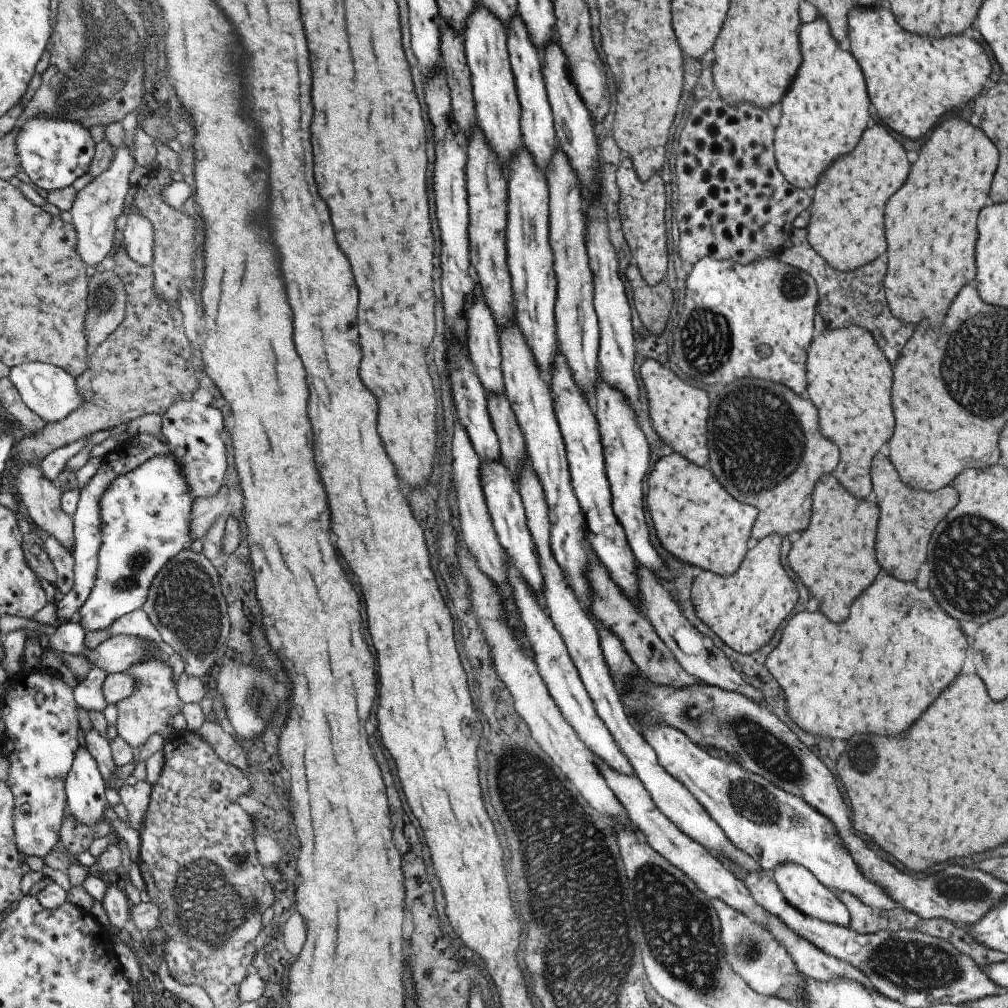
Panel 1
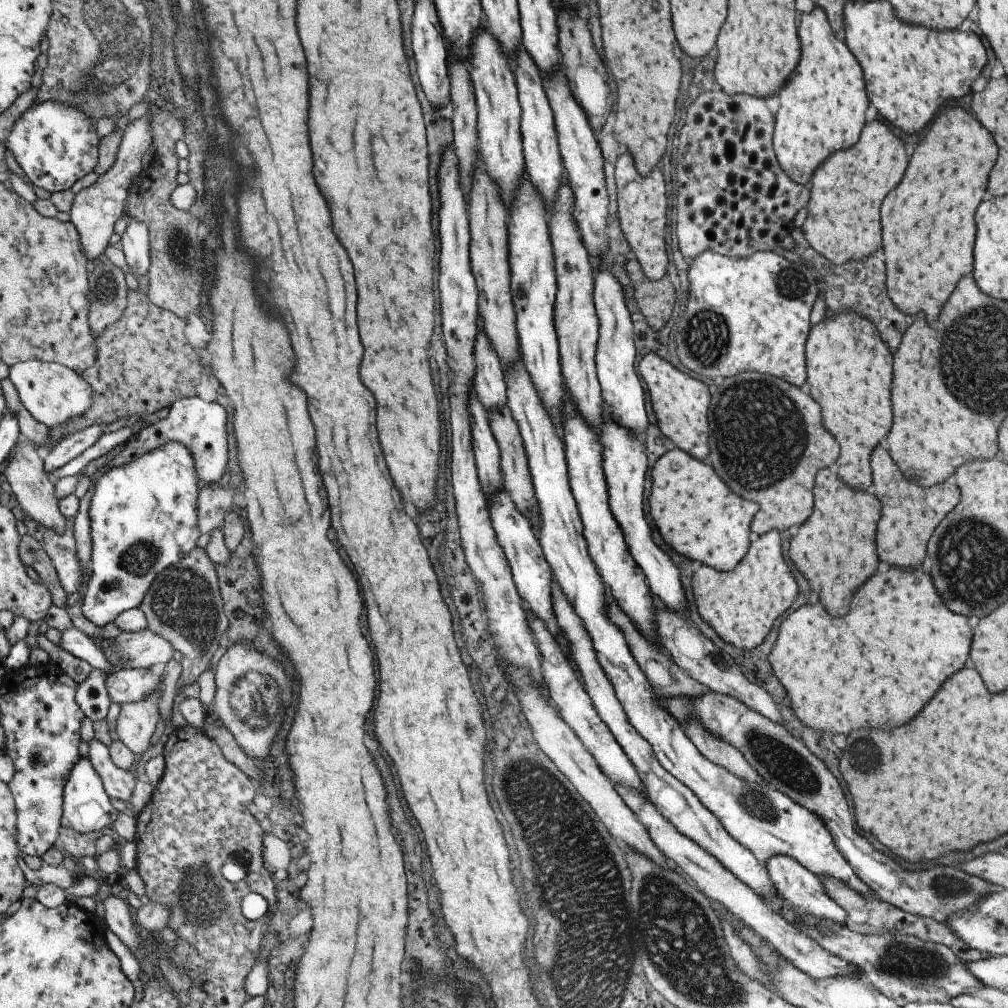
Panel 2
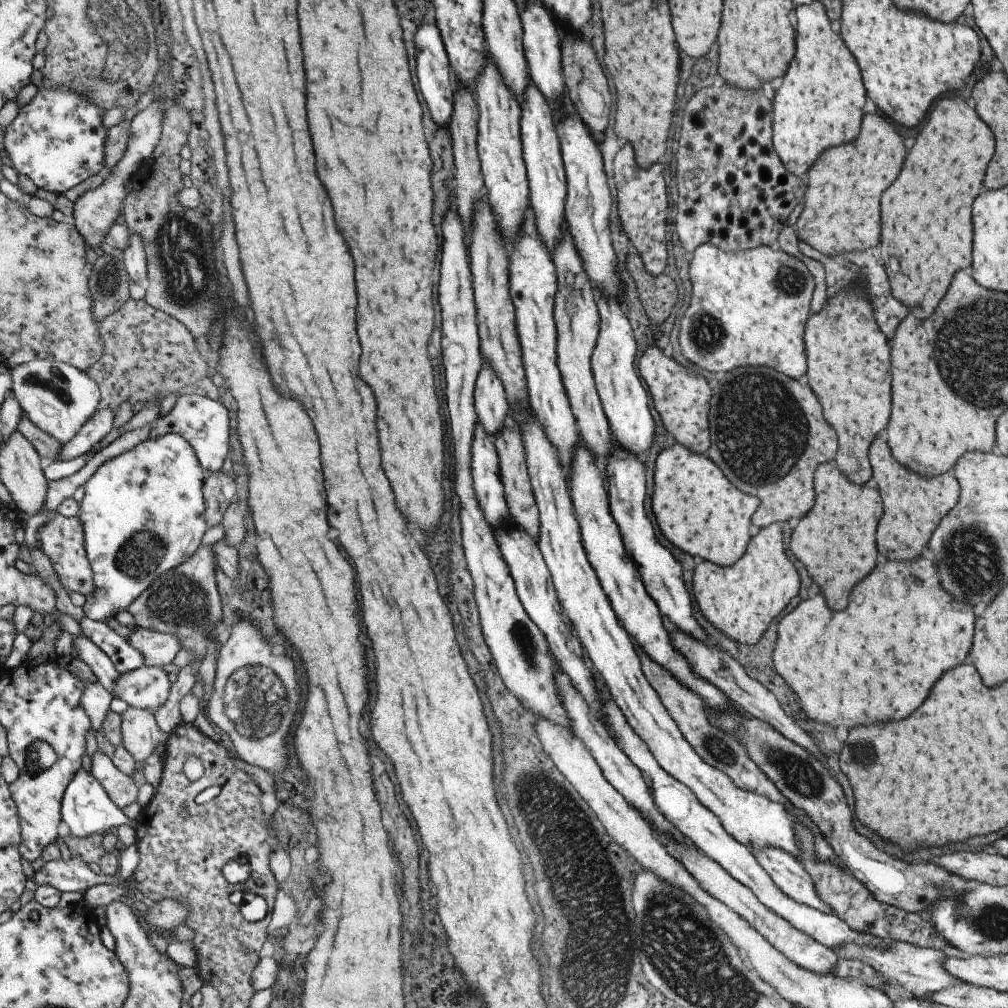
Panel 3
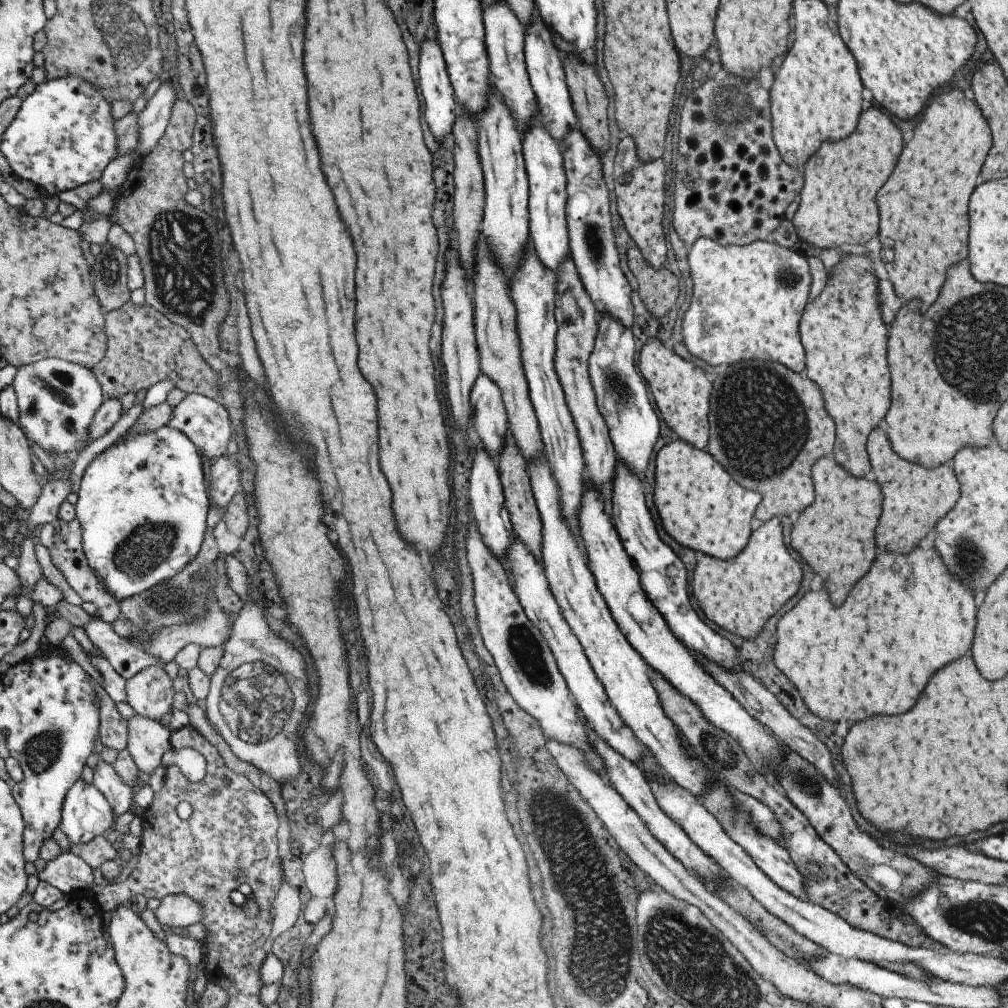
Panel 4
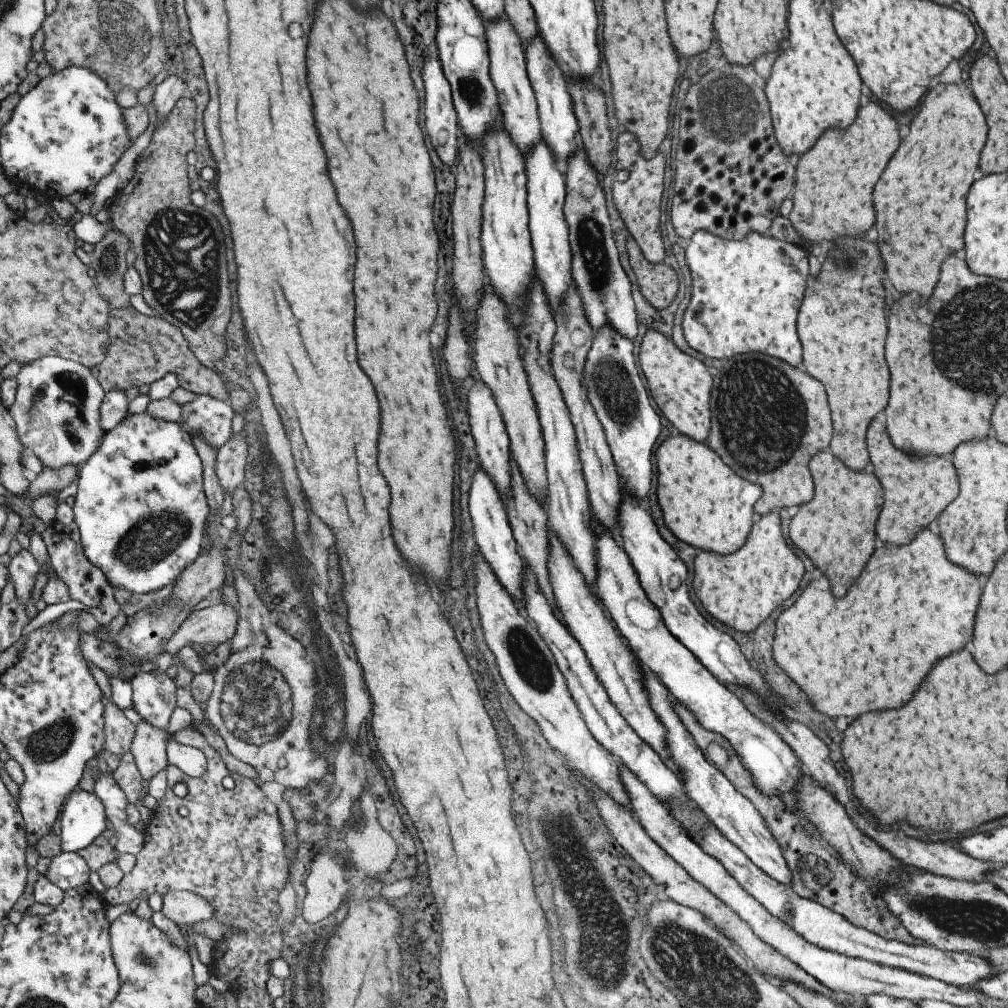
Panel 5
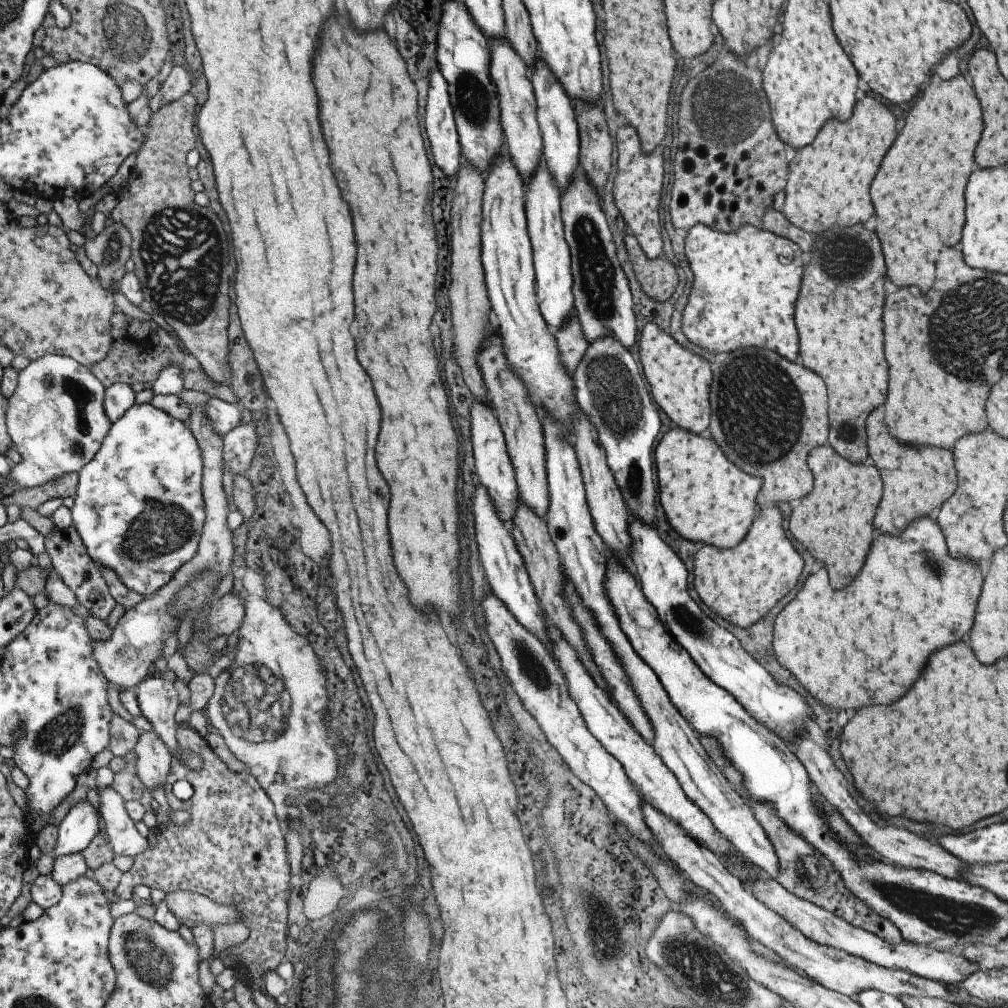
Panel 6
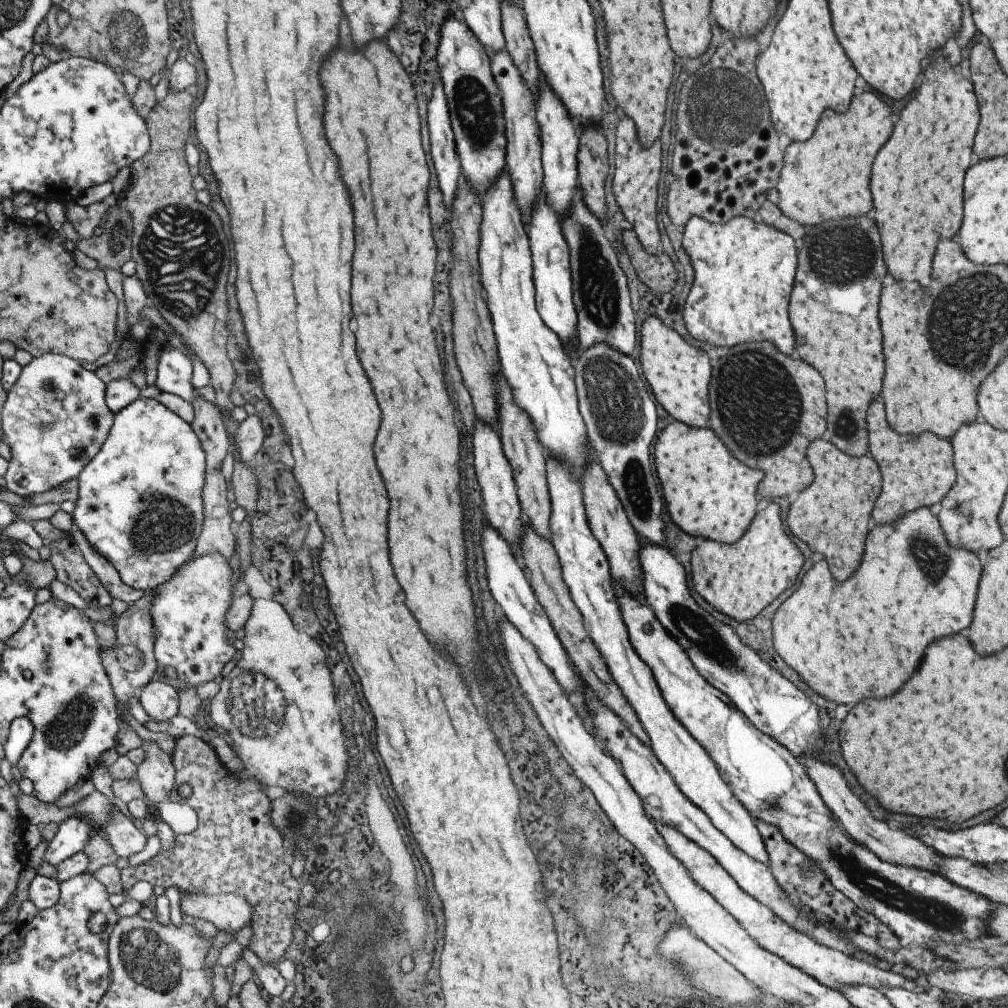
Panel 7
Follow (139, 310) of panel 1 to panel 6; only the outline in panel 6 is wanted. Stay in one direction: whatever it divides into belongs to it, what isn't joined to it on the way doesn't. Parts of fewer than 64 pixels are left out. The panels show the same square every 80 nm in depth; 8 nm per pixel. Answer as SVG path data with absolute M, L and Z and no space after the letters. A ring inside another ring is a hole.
M113 311L110 316L110 335L112 338L109 350L103 360L92 364L89 372L101 382L106 389L115 383L131 385L153 382L157 375L169 365L178 367L182 374L182 385L187 390L199 390L210 397L218 398L229 404L236 404L236 396L226 383L213 382L200 367L197 359L190 354L185 354L179 348L180 339L159 327L152 319L139 320L125 316L121 311Z

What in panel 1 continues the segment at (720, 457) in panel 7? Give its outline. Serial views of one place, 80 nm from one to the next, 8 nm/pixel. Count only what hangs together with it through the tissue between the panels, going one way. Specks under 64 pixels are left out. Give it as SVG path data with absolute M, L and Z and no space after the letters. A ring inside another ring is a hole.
M673 452L657 459L650 471L648 490L645 496L647 519L652 524L660 545L669 554L681 562L719 576L729 576L737 570L748 551L747 538L750 537L750 530L758 513L754 506L739 504L719 486L707 468L695 466L680 454Z

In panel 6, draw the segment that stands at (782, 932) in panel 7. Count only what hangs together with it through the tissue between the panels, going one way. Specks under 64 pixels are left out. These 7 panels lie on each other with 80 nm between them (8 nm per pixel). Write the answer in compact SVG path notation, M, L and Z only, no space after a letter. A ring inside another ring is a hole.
M641 800L640 809L643 822L648 826L654 842L661 847L666 858L692 883L711 893L719 901L721 908L731 918L736 918L751 938L760 942L765 948L775 951L787 966L796 969L826 989L837 991L854 1000L862 990L867 989L887 993L894 997L935 997L947 1000L951 988L939 981L920 977L901 969L882 967L862 958L848 955L846 952L817 944L803 936L781 916L761 904L743 886L742 882L724 867L719 856L687 836L687 833L676 822L662 815L647 801Z

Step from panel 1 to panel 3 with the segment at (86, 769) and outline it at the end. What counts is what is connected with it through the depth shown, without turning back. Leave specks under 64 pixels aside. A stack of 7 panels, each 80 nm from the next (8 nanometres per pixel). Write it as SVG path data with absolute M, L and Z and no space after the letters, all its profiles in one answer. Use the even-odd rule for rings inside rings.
M82 768L77 770L69 779L62 794L62 799L60 800L60 822L62 832L79 838L97 833L103 836L109 828L115 828L119 825L127 825L134 828L134 830L136 828L135 820L124 816L120 808L109 800L107 793L94 779L94 776Z

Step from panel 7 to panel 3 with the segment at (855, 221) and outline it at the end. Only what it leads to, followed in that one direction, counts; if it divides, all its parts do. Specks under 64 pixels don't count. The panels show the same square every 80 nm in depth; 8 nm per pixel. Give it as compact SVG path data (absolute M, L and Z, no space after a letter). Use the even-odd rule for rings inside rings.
M854 283L854 288L849 288L847 291L839 291L836 295L830 299L826 298L824 306L817 314L810 314L806 320L804 326L803 340L805 348L805 358L807 358L807 386L813 390L815 398L821 402L821 408L823 408L823 416L825 416L825 422L829 426L833 426L835 434L837 434L837 454L835 454L835 466L837 470L841 470L841 474L845 474L845 478L849 478L849 482L857 482L857 484L865 484L871 476L871 468L869 468L869 462L867 462L867 448L869 444L873 442L873 438L877 436L877 432L881 432L887 424L887 418L889 418L889 346L887 346L887 340L883 338L883 334L879 332L879 327L874 319L874 314L867 298L862 294L860 287Z

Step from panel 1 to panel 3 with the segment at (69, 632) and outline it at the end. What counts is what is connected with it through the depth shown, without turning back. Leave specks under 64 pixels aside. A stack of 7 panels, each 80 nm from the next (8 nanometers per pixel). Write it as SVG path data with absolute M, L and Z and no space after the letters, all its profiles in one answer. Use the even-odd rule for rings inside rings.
M82 634L73 635L72 644L76 657L91 669L98 683L110 692L113 682L119 676L113 668L111 660L107 658L107 655L102 650L99 650L95 644Z

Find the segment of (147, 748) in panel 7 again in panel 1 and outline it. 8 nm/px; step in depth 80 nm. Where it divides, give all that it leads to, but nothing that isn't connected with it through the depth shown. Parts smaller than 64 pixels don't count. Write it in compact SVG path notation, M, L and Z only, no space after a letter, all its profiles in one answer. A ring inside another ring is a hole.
M147 657L132 664L126 673L132 676L136 683L131 694L116 702L116 732L132 748L141 748L142 744L151 736L159 734L165 736L175 714L180 713L184 705L175 693L175 684L171 675L171 668L166 663L166 657Z

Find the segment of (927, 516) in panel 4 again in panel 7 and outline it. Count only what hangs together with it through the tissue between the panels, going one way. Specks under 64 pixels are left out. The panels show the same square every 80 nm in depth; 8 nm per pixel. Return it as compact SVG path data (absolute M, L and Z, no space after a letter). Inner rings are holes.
M881 398L869 404L867 410L867 438L869 452L881 470L881 494L875 500L871 518L875 524L889 524L921 507L929 507L939 502L947 491L954 485L956 472L952 461L952 446L949 442L933 436L919 434L901 438L895 434L883 416Z

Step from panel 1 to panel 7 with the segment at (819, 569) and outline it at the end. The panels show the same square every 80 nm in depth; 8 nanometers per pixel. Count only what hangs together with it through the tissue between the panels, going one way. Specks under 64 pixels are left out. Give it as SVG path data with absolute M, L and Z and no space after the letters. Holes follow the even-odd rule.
M823 440L809 444L807 462L813 468L813 482L809 488L797 494L785 520L793 536L805 542L813 552L825 556L831 576L841 582L859 566L863 542L869 530L869 514L881 488L881 476L869 456L849 458Z

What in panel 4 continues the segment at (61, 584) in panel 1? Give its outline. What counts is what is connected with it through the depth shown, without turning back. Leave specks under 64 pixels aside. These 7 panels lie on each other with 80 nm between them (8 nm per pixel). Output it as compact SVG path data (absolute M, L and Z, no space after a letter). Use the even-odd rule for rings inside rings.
M56 516L51 522L41 526L38 541L47 549L53 566L61 572L67 584L78 594L82 601L92 602L96 606L95 618L110 623L121 615L118 602L111 594L108 594L95 573L88 567L82 549L80 524L75 519L65 522Z

